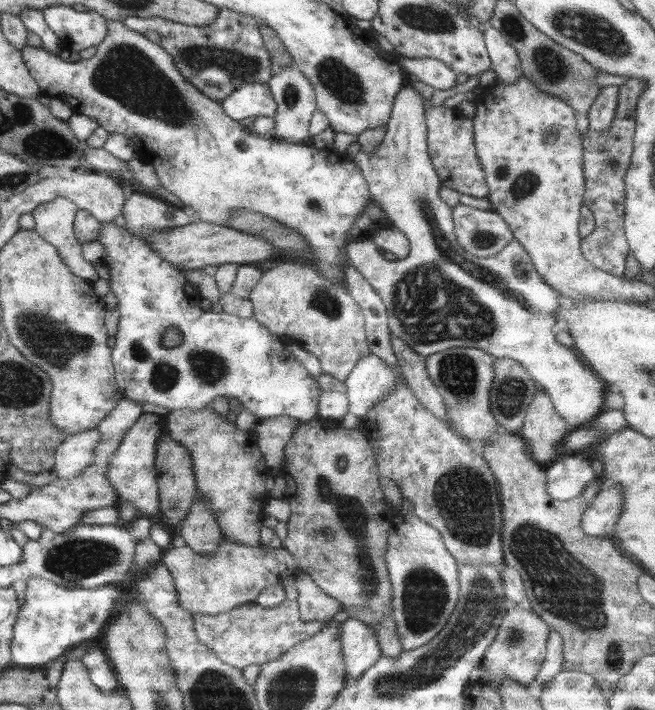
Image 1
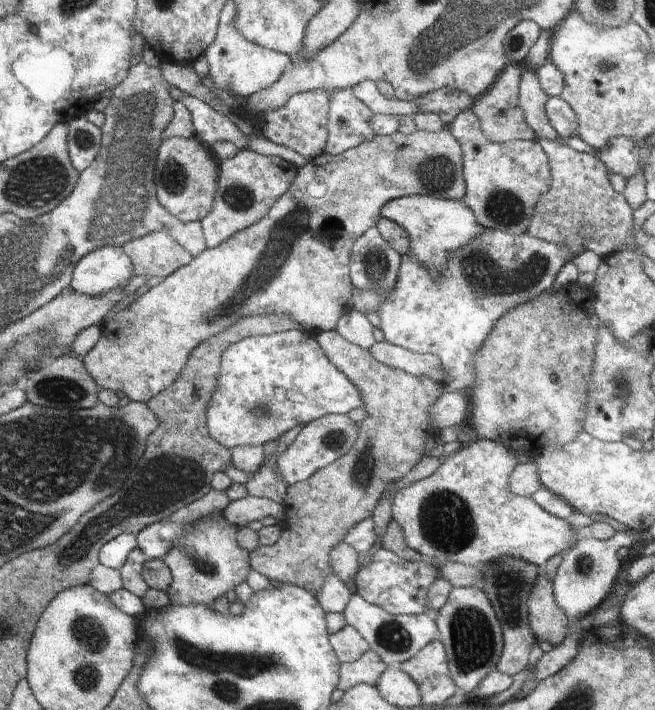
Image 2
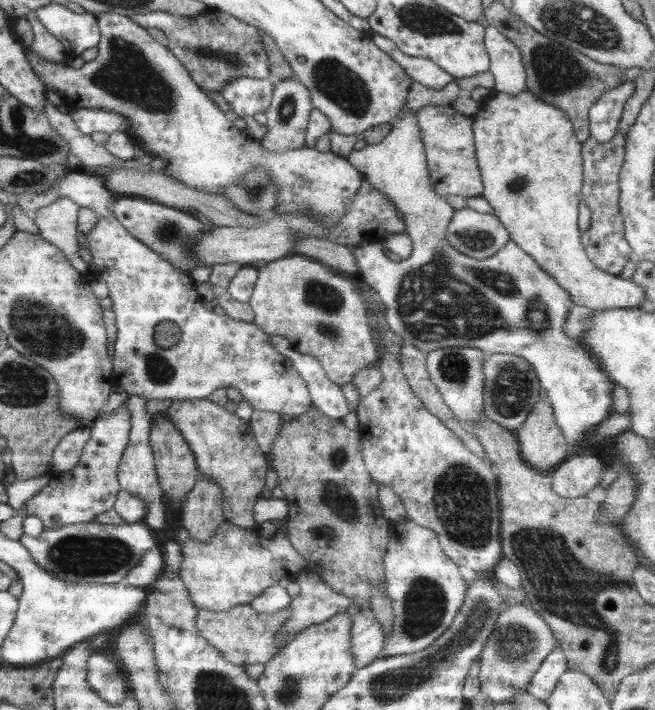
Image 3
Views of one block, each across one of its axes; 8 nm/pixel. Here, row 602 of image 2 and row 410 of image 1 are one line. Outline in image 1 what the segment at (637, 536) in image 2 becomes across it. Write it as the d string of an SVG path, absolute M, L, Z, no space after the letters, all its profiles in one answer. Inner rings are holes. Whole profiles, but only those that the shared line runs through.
M406 84L402 87L395 96L393 107L391 110L391 119L387 122L387 129L383 141L374 153L366 154L359 151L349 152L348 158L352 161L352 164L356 168L360 169L360 172L366 180L369 189L369 196L384 209L384 213L391 220L395 229L399 229L409 241L409 253L405 259L387 260L383 254L379 251L370 239L364 239L362 241L352 241L347 244L348 263L352 265L358 272L363 274L363 277L372 285L372 288L379 294L380 299L385 305L388 314L388 326L389 331L394 336L402 339L414 352L421 354L424 357L428 357L437 352L442 352L448 349L456 348L481 348L488 354L491 354L495 358L510 358L519 362L529 373L530 376L539 385L540 389L543 389L548 393L548 396L552 399L555 409L560 413L560 416L564 417L564 420L568 423L570 430L576 430L582 426L591 422L591 420L598 414L604 411L603 408L605 394L608 384L602 380L596 373L587 366L587 363L581 360L573 347L569 348L560 344L552 331L552 327L558 321L555 318L558 308L560 308L559 298L561 297L553 288L550 288L548 284L544 282L544 279L536 272L532 259L527 253L527 250L522 247L522 244L518 240L512 240L510 244L504 247L498 254L490 256L487 259L478 258L473 254L470 254L467 250L460 247L460 244L456 242L456 236L454 236L454 224L452 208L442 201L439 196L440 191L440 178L436 176L436 169L432 166L430 155L427 151L427 124L425 119L425 107L426 104L423 101L422 95L418 92L412 84Z

